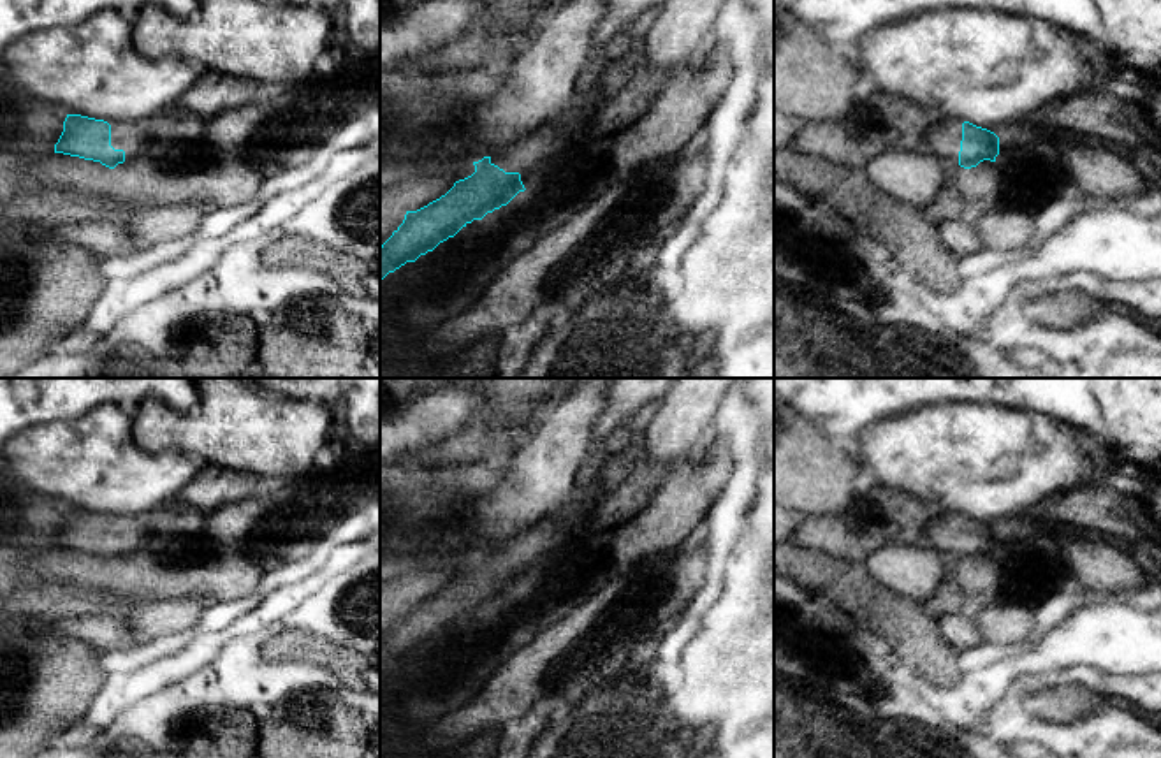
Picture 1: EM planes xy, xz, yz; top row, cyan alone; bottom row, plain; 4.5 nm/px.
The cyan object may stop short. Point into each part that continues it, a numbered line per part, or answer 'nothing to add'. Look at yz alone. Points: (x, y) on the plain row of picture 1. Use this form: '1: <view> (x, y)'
1: yz (943, 532)

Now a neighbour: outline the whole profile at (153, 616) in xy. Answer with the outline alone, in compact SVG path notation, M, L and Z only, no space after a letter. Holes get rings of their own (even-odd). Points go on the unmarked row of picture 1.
M178 596L172 600L146 598L137 607L125 612L125 617L139 637L157 637L192 628L204 607L204 600L195 596Z

